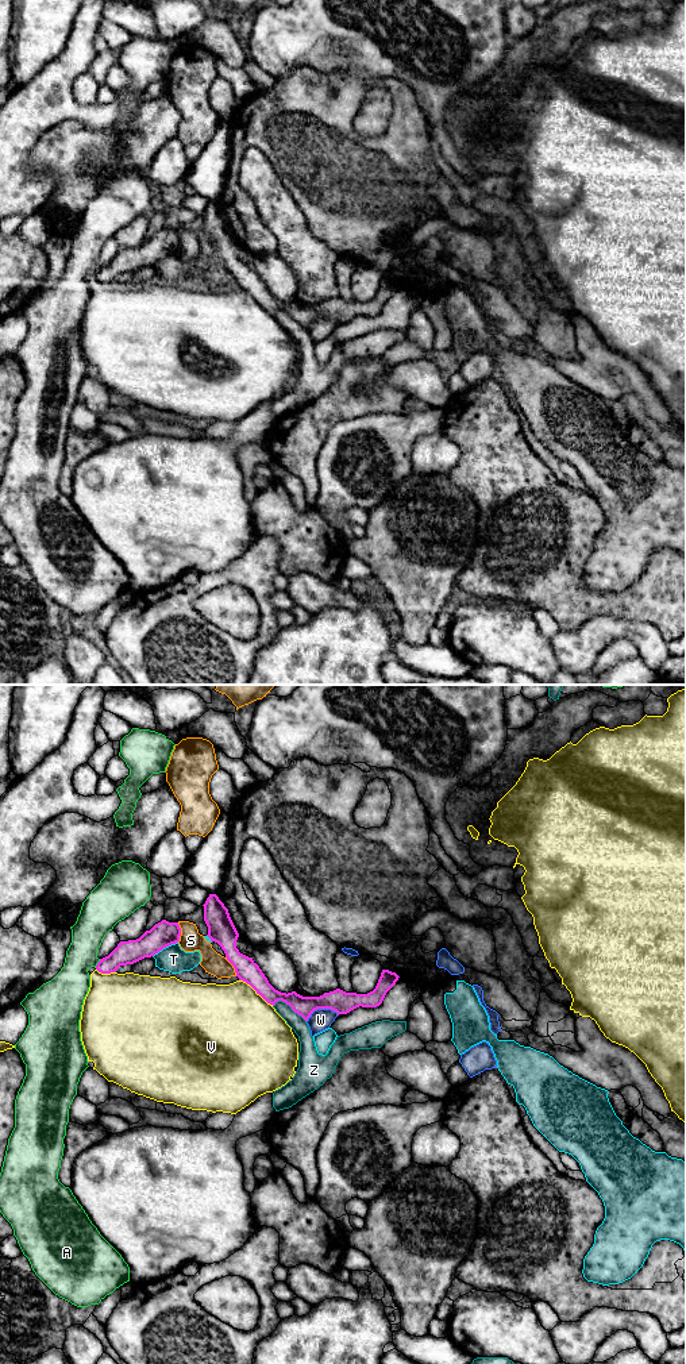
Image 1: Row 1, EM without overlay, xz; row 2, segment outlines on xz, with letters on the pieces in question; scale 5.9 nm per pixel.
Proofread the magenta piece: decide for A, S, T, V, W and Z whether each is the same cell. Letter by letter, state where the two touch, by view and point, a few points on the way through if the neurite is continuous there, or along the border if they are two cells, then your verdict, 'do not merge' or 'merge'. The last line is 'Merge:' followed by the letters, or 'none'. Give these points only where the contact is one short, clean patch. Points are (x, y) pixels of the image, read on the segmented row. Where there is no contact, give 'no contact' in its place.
A: meets magenta in xz at (97, 963); do not merge
S: meets magenta in xz at (180, 932); do not merge
T: meets magenta in xz at (165, 947); do not merge
V: meets magenta in xz at (257, 991); do not merge
W: meets magenta in xz at (320, 1008); border along xz (338, 1013), (330, 1009), (316, 1009), (307, 1021); do not merge
Z: meets magenta in xz at (291, 1006); do not merge
Merge: none

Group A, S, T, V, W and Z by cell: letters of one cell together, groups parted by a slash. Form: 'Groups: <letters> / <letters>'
Groups: A / S / T / V / W / Z

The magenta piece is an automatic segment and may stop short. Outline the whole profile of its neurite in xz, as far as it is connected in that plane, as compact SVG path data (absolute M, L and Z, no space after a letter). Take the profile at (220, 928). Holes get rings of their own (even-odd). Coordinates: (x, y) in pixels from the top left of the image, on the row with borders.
M209 894L204 906L204 921L208 926L208 937L217 943L226 953L227 960L234 966L239 980L250 985L267 1003L285 1002L294 1013L305 1021L317 1009L331 1009L339 1014L362 1007L377 1007L382 1003L386 993L396 985L398 975L389 970L382 970L375 989L367 994L346 993L336 989L320 997L302 997L296 991L281 993L275 990L259 968L259 966L239 952L236 940L239 933L230 917L228 909L216 894Z

